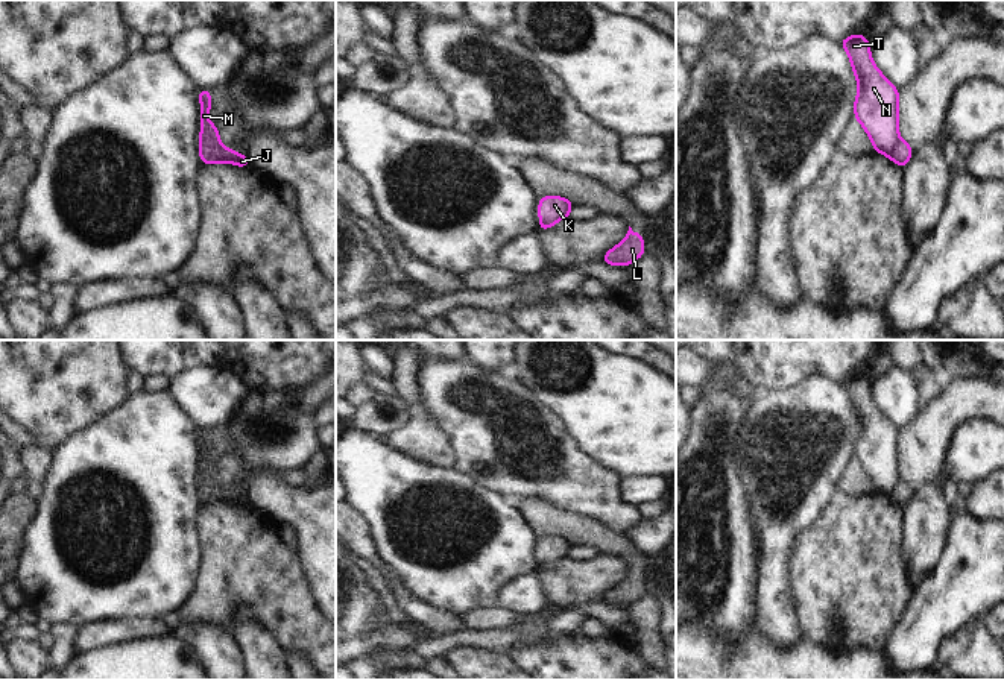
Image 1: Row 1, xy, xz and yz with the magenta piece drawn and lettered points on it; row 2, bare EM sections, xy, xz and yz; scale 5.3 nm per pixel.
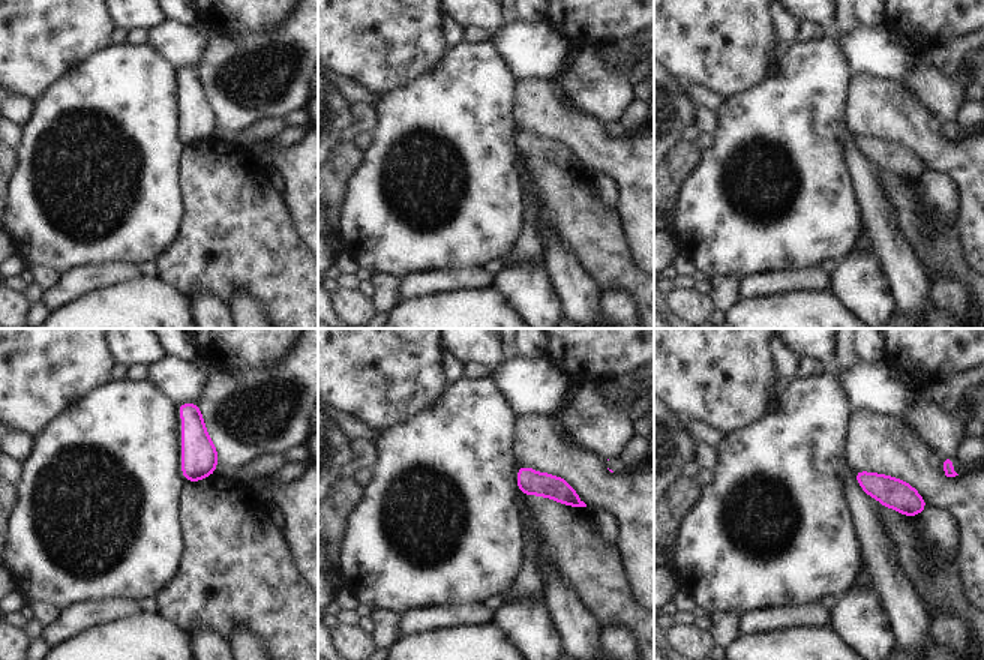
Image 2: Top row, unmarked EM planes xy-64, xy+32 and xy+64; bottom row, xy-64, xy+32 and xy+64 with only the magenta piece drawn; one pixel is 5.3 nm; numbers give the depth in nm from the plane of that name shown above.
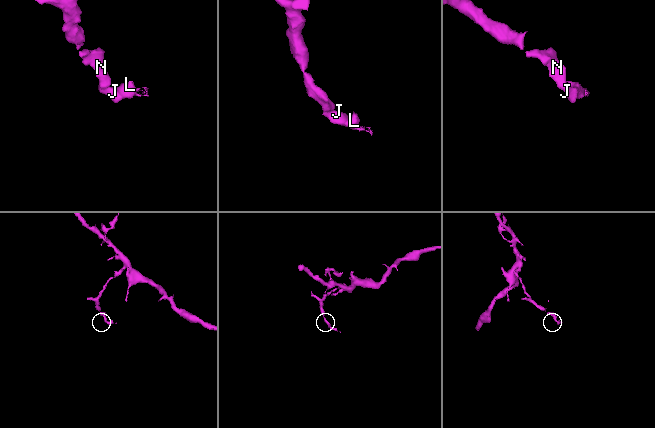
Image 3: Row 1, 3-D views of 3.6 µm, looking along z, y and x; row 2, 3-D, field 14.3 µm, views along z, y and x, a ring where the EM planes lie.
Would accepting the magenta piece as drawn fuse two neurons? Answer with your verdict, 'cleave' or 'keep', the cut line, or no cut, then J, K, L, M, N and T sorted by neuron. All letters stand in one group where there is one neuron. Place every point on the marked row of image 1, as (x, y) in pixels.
cleave; cut in xy along (201, 143), (210, 141), (221, 146); J L / K M N T

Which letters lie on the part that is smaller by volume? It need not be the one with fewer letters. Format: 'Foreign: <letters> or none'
Foreign: J, L

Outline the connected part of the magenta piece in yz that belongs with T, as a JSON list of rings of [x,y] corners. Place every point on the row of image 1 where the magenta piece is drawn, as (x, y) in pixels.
[[[855,33],[838,42],[848,53],[858,85],[854,117],[869,135],[873,150],[890,158],[899,140],[899,91],[875,65],[864,35]]]

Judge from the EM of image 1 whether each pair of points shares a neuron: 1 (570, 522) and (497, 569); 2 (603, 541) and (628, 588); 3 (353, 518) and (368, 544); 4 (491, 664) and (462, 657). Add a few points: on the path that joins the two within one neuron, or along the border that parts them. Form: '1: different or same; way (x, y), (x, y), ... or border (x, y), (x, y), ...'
1: different; border (518, 506), (526, 519), (541, 535)
2: same; way (617, 544), (634, 560), (634, 574)
3: same; way (353, 524), (353, 528), (362, 538)
4: same; way (483, 664), (470, 664)

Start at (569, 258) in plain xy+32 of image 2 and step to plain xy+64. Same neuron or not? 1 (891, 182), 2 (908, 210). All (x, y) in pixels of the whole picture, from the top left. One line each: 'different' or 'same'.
1: different
2: different

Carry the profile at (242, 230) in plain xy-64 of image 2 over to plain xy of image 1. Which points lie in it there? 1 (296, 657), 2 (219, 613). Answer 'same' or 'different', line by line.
1: different
2: same

